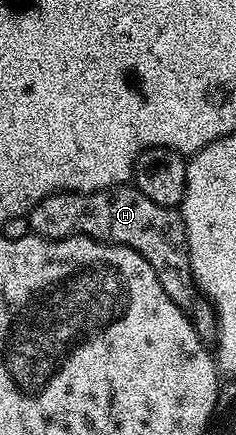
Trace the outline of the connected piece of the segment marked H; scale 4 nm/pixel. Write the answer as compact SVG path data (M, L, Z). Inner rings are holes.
M127 184L113 186L111 190L91 189L85 194L65 192L50 194L30 209L28 217L31 231L40 238L76 238L81 236L94 238L97 242L104 242L112 246L127 246L140 252L140 256L144 256L144 260L148 260L148 264L152 264L152 268L156 272L156 280L160 280L164 292L168 292L171 300L190 315L190 323L194 325L198 335L204 340L213 339L217 335L218 316L214 313L213 306L206 301L194 284L194 273L190 267L190 249L186 243L186 226L177 209L155 204L153 200L148 200L148 196L144 196L144 192L137 190L133 184Z

